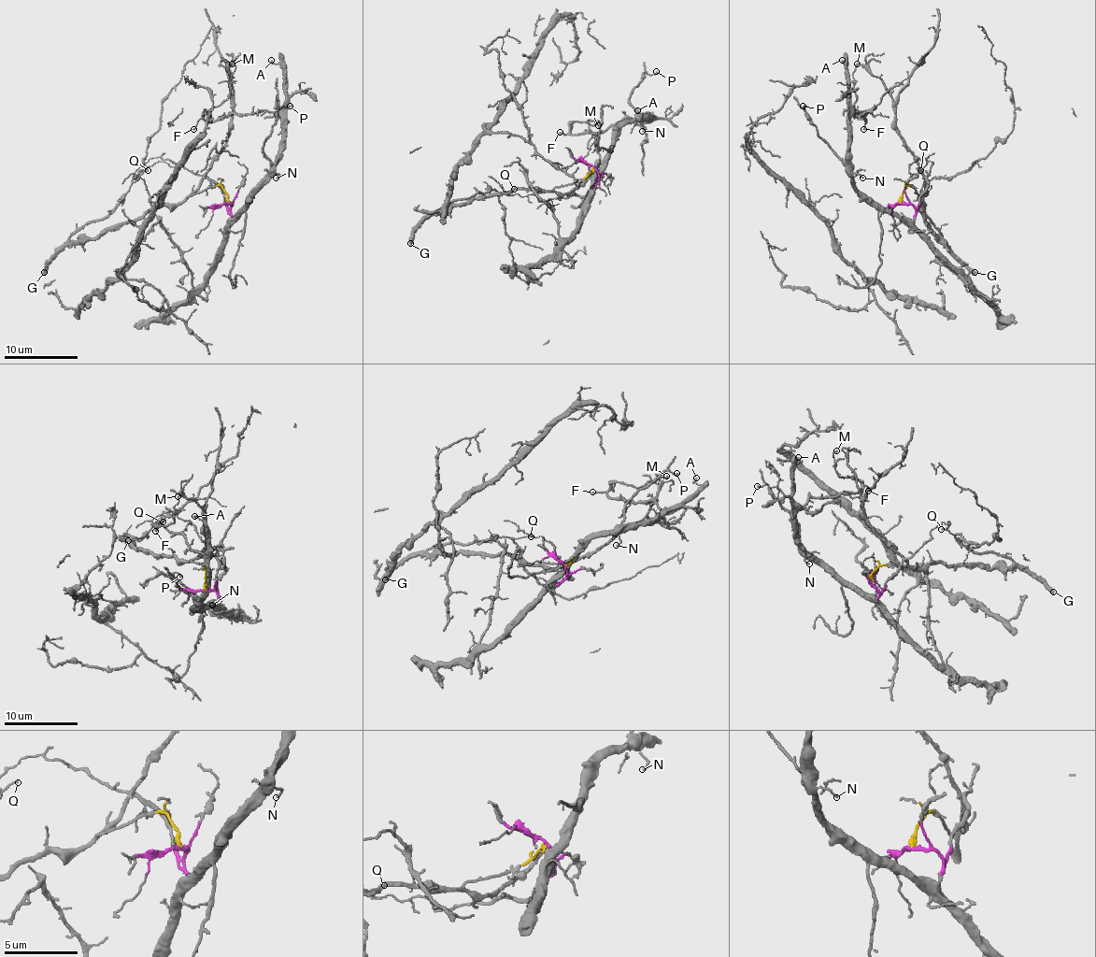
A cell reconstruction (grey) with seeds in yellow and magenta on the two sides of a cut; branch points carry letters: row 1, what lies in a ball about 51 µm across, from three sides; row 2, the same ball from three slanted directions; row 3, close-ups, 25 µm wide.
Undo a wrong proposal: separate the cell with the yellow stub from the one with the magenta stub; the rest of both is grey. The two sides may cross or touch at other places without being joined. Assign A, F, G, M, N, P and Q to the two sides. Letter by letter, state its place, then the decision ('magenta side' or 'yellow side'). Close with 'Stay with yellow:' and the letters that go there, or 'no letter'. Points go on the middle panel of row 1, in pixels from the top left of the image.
A: place (637, 110); magenta side
F: place (560, 132); magenta side
G: place (410, 243); yellow side
M: place (598, 125); magenta side
N: place (642, 131); magenta side
P: place (656, 71); magenta side
Q: place (514, 189); yellow side
Stay with yellow: G, Q

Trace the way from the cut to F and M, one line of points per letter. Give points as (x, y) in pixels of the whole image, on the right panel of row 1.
F: (900, 203), (915, 208), (911, 220), (877, 208), (856, 187), (848, 111), (863, 113), (863, 130)
M: (900, 203), (915, 208), (911, 220), (877, 208), (856, 187), (848, 111), (865, 121), (852, 109), (858, 64)

